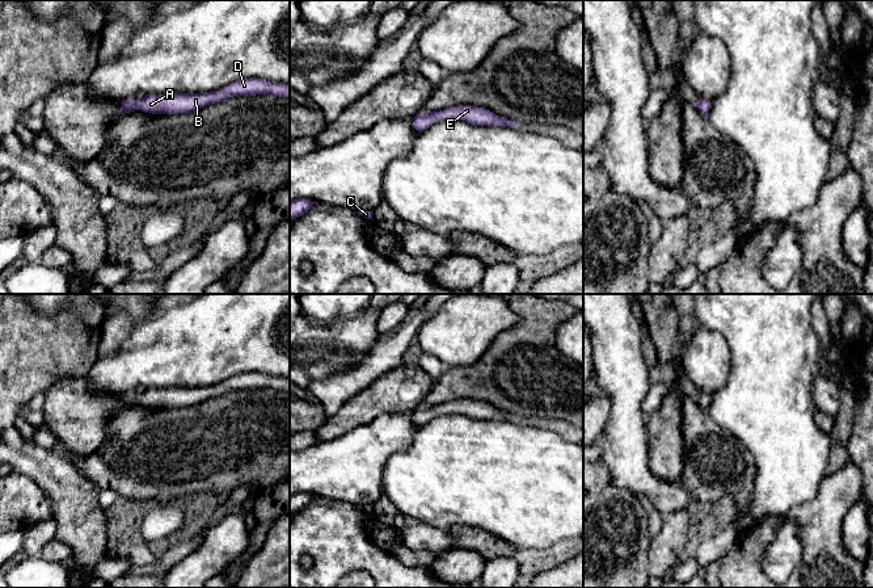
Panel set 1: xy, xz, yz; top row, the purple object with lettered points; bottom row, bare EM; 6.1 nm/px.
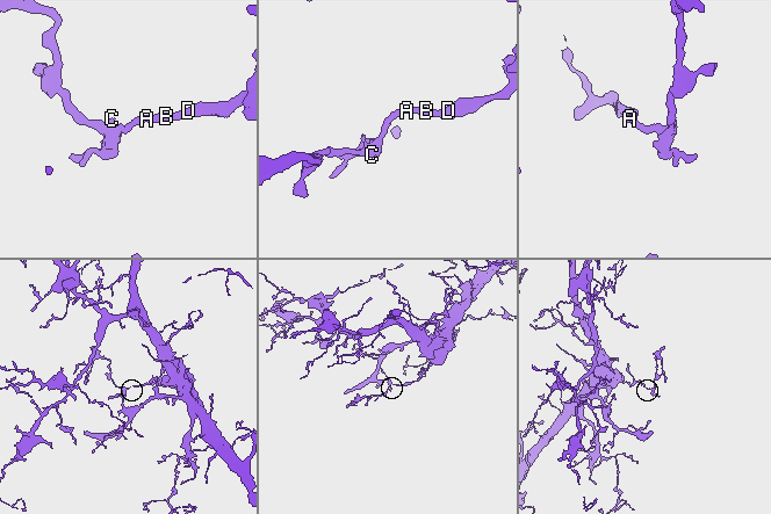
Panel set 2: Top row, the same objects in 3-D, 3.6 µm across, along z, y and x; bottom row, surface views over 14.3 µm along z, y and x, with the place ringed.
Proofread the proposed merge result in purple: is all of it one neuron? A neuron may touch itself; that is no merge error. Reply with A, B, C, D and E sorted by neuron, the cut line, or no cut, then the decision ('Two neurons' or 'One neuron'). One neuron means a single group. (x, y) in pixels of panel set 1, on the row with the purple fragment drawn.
Groups: A B C D E. No split. One neuron

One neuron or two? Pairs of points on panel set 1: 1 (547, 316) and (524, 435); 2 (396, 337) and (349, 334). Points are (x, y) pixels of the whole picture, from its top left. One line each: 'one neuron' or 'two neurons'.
1: two neurons
2: two neurons

